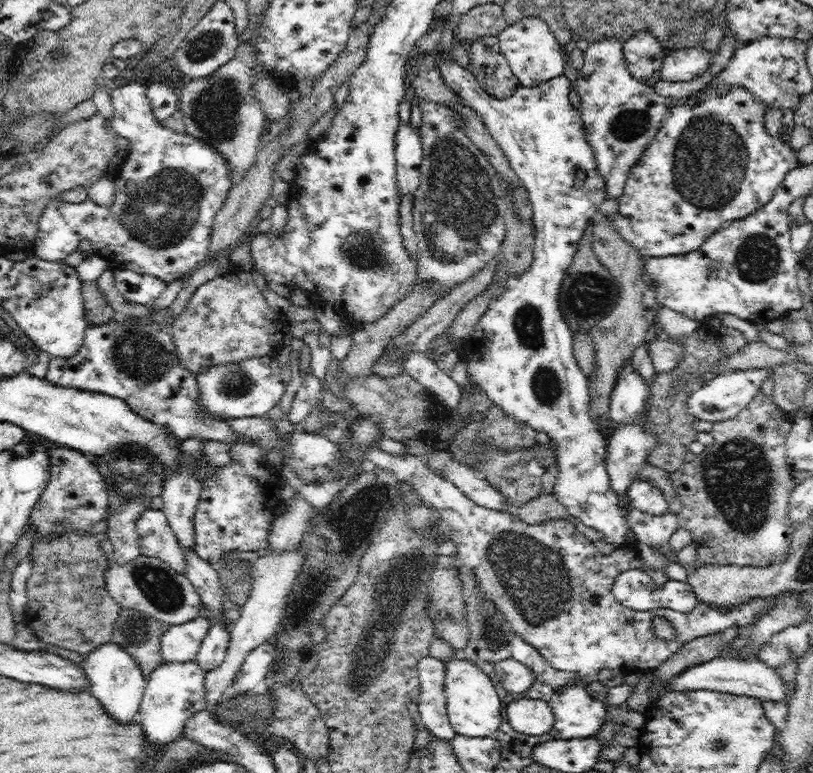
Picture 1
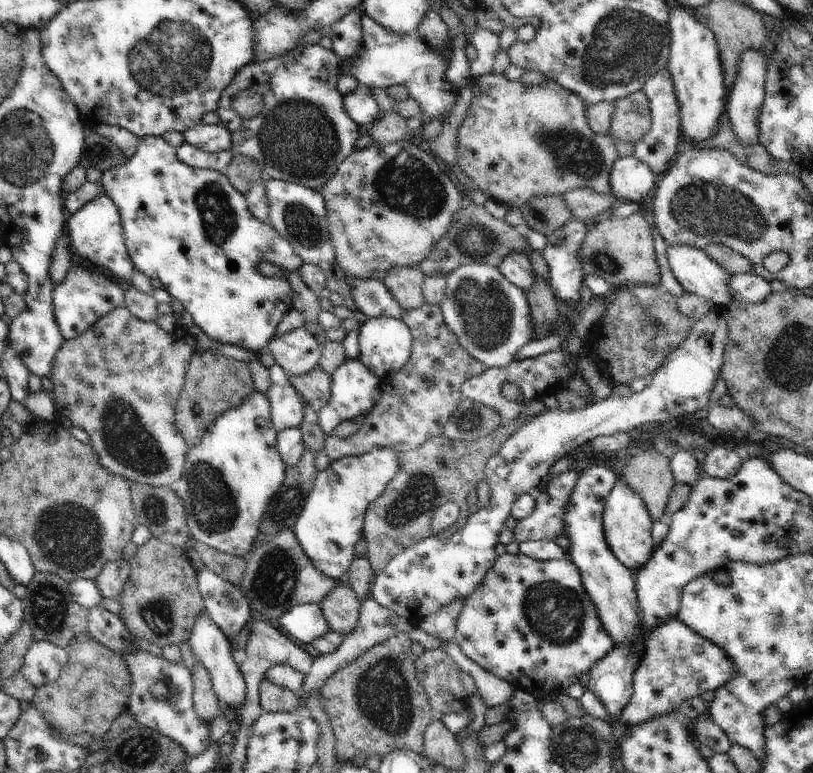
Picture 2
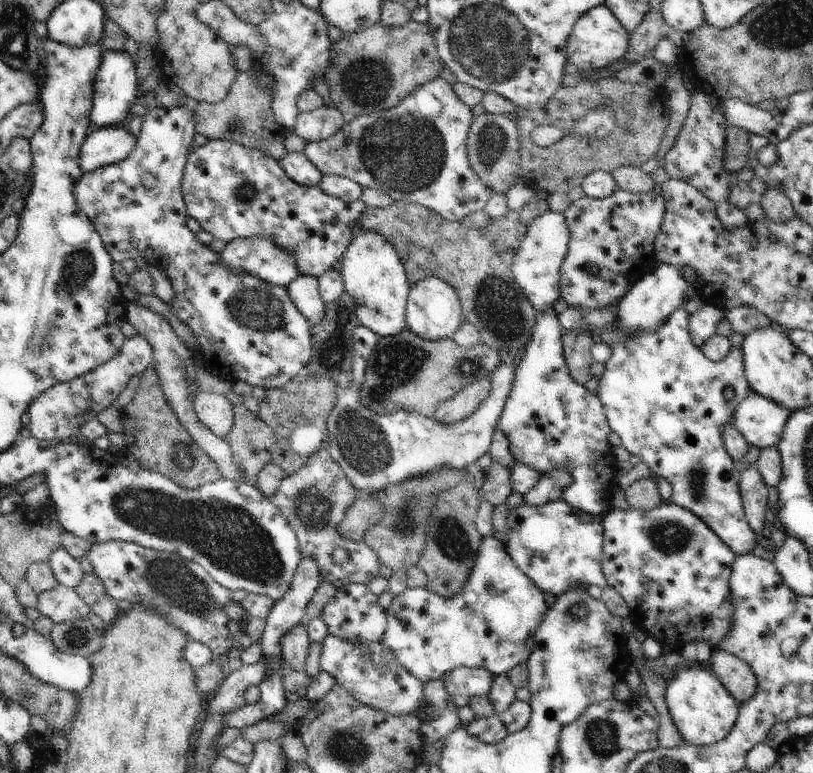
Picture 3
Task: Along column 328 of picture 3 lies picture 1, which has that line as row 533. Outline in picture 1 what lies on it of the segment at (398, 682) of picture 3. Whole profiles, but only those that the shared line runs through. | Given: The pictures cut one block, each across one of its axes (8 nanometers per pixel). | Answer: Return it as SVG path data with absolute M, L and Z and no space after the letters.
M629 500L626 501L626 504L628 508L626 508L624 518L630 530L635 534L636 540L642 544L658 549L664 546L679 528L677 515L670 511L654 516L634 508Z

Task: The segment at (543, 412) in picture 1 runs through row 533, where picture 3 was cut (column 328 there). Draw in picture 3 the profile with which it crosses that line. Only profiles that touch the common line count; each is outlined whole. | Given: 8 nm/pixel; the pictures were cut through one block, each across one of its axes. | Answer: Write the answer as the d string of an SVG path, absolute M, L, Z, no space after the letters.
M352 583L336 589L336 594L324 606L321 618L325 621L328 634L352 644L380 643L388 626L388 614L380 606L379 597L372 594L368 586L362 583Z

